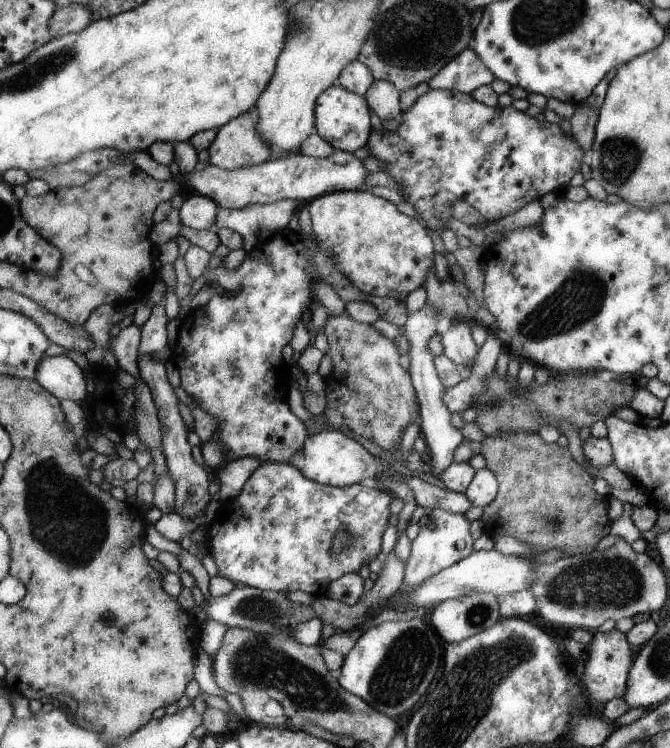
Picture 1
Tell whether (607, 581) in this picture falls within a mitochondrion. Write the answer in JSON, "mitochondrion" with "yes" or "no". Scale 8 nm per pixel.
{"mitochondrion":"yes"}

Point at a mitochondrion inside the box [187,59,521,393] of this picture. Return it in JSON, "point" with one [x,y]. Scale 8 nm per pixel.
{"point":[474,132]}

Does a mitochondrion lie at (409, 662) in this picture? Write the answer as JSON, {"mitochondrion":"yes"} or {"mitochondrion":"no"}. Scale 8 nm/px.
{"mitochondrion":"yes"}

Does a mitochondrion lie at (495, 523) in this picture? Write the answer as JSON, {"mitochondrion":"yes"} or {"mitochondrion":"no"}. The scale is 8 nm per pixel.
{"mitochondrion":"yes"}

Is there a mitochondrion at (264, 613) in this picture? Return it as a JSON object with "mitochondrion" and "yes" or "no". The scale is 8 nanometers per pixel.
{"mitochondrion":"yes"}

